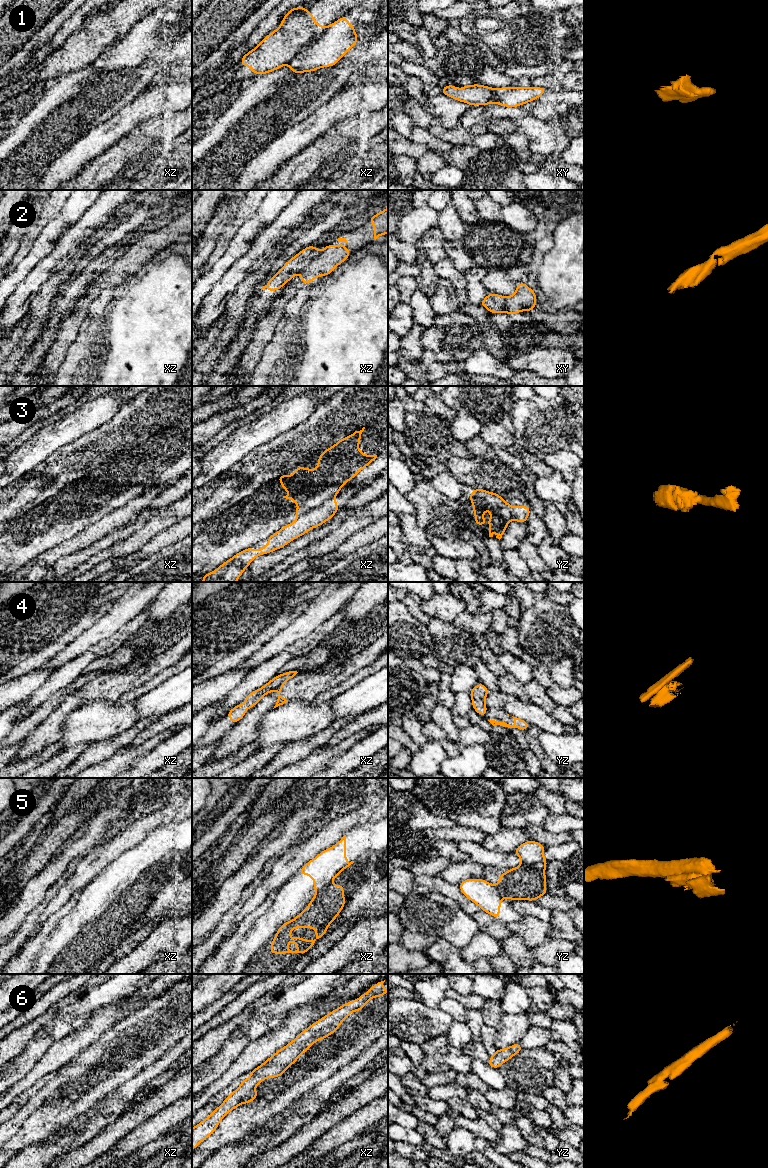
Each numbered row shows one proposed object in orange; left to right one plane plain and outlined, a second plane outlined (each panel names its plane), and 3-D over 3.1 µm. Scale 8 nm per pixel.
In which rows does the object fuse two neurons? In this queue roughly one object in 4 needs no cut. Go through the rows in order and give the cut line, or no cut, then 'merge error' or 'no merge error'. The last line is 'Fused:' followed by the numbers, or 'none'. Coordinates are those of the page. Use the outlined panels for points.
1: cut xz (327, 27), (314, 42), (287, 63); merge error
2: cut xz (319, 252), (300, 271); merge error
3: cut xz (333, 497), (298, 516); merge error
4: cut xz (282, 684), (275, 689); merge error
5: cut xz (329, 883), (316, 893); merge error
6: cut none; no merge error
Fused: 1, 2, 3, 4, 5

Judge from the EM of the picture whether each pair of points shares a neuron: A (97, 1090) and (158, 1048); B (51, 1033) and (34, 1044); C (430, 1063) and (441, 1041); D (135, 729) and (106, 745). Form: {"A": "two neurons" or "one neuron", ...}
{"A": "one neuron", "B": "one neuron", "C": "one neuron", "D": "one neuron"}

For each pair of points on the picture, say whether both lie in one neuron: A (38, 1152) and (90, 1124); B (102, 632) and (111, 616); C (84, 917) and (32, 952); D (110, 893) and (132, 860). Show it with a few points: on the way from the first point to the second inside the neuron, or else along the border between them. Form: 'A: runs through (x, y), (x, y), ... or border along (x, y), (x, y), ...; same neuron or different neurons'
A: runs through (51, 1149), (66, 1138), (77, 1136); same neuron
B: runs through (105, 628), (111, 620); same neuron
C: border along (56, 926), (32, 963); different neurons
D: runs through (110, 885), (126, 868); same neuron

